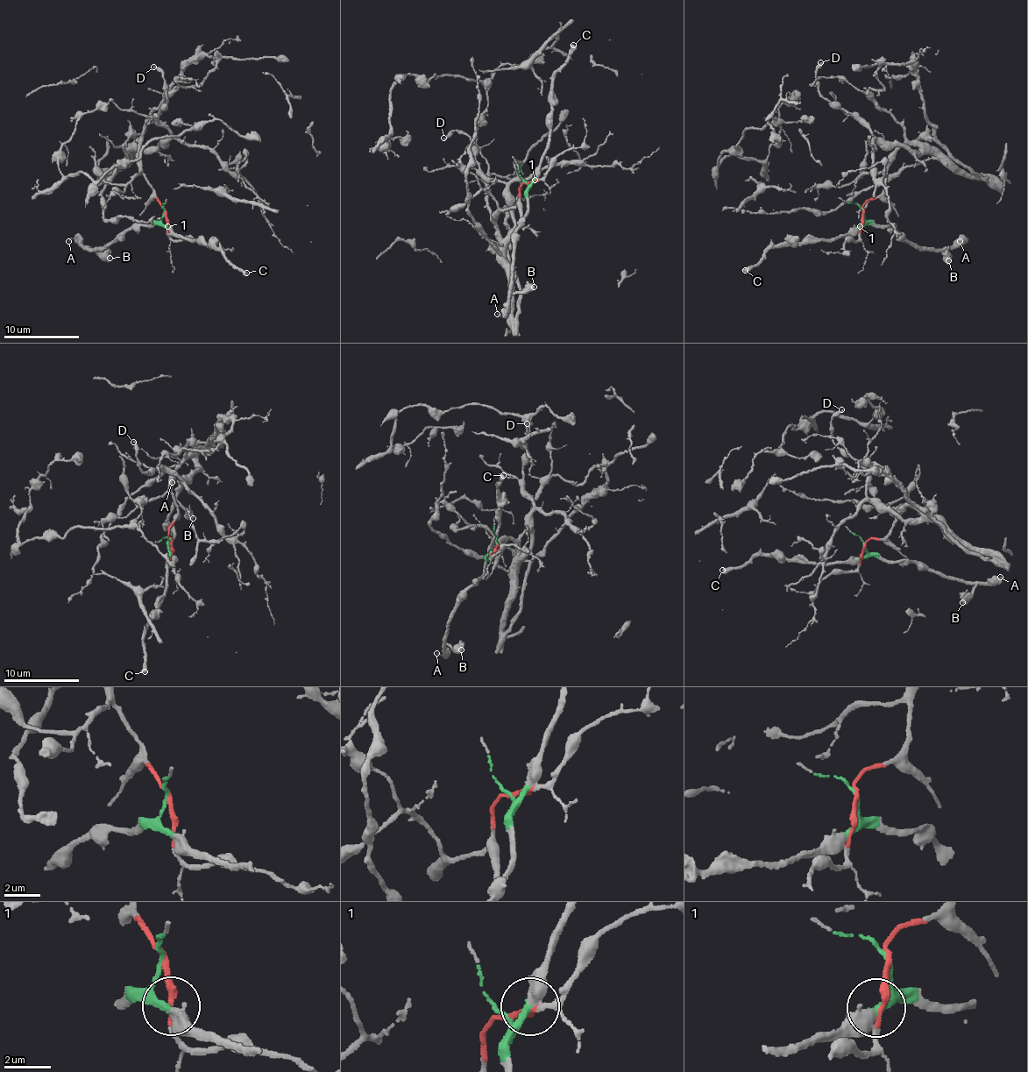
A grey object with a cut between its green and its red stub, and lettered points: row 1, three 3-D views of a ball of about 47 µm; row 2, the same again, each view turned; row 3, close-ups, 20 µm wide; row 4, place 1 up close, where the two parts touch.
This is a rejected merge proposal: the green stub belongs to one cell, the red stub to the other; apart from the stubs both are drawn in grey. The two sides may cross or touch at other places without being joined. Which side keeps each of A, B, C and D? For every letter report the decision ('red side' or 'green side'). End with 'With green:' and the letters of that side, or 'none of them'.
A: green side
B: green side
C: green side
D: red side
With green: A, B, C

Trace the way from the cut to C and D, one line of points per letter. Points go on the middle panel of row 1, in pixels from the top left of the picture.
C: (528, 182), (529, 185), (541, 163), (549, 137), (552, 77), (556, 70), (565, 63), (573, 45)
D: (528, 182), (493, 217), (501, 239), (514, 224), (512, 194), (480, 170), (471, 138), (454, 130), (443, 138)

